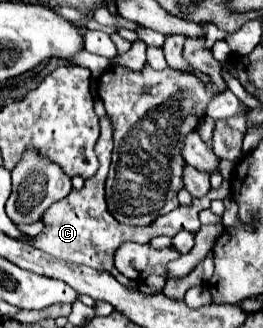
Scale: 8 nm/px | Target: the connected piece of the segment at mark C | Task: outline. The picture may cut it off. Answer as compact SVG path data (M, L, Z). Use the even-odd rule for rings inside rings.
M110 115L100 117L100 129L102 129L102 135L96 141L96 155L98 155L98 161L100 161L98 173L94 177L86 179L82 191L72 189L68 197L54 203L46 211L46 217L42 217L42 221L46 223L44 231L34 237L34 247L50 253L52 257L58 257L62 261L70 261L70 263L76 263L76 265L88 265L88 267L98 269L98 271L112 271L114 269L114 253L116 253L118 245L122 245L126 241L148 243L156 235L170 235L168 231L174 231L174 235L181 230L196 233L200 229L198 211L210 207L212 199L226 199L230 195L230 183L224 181L218 191L210 189L210 197L194 199L192 207L178 207L172 213L158 217L148 227L134 227L134 225L118 223L110 215L110 211L106 207L106 195L104 195L104 181L106 181L106 175L108 175L110 155L112 155L112 119L110 119Z

